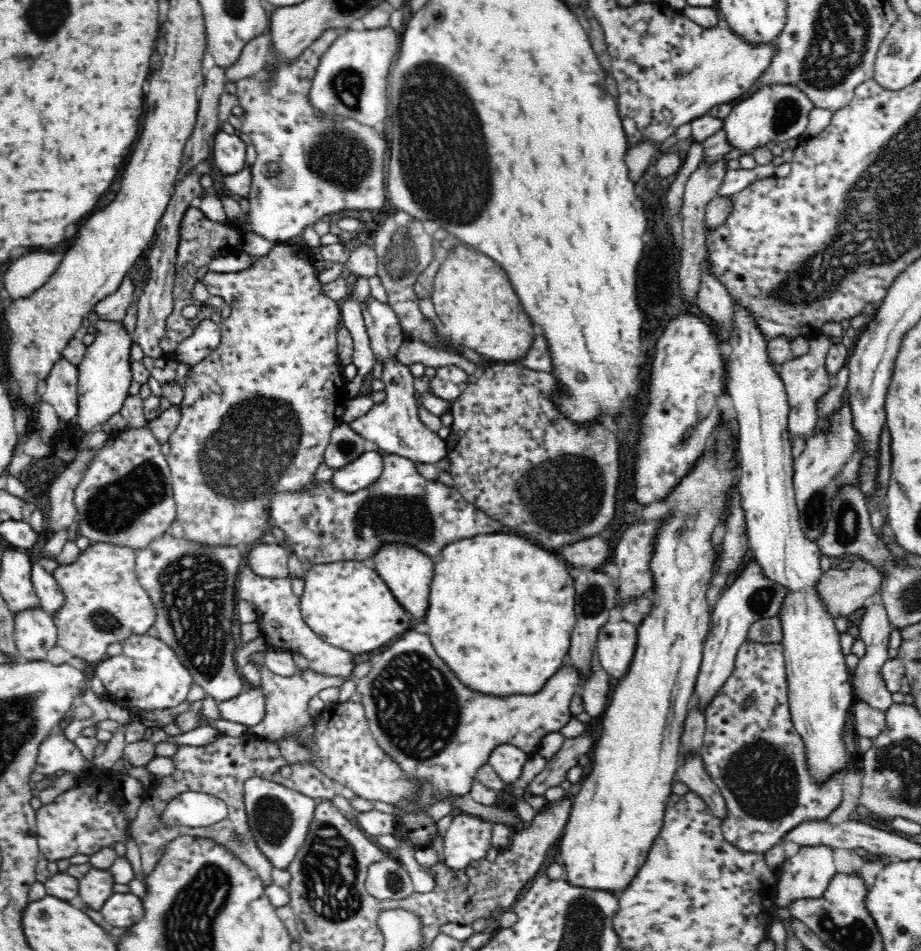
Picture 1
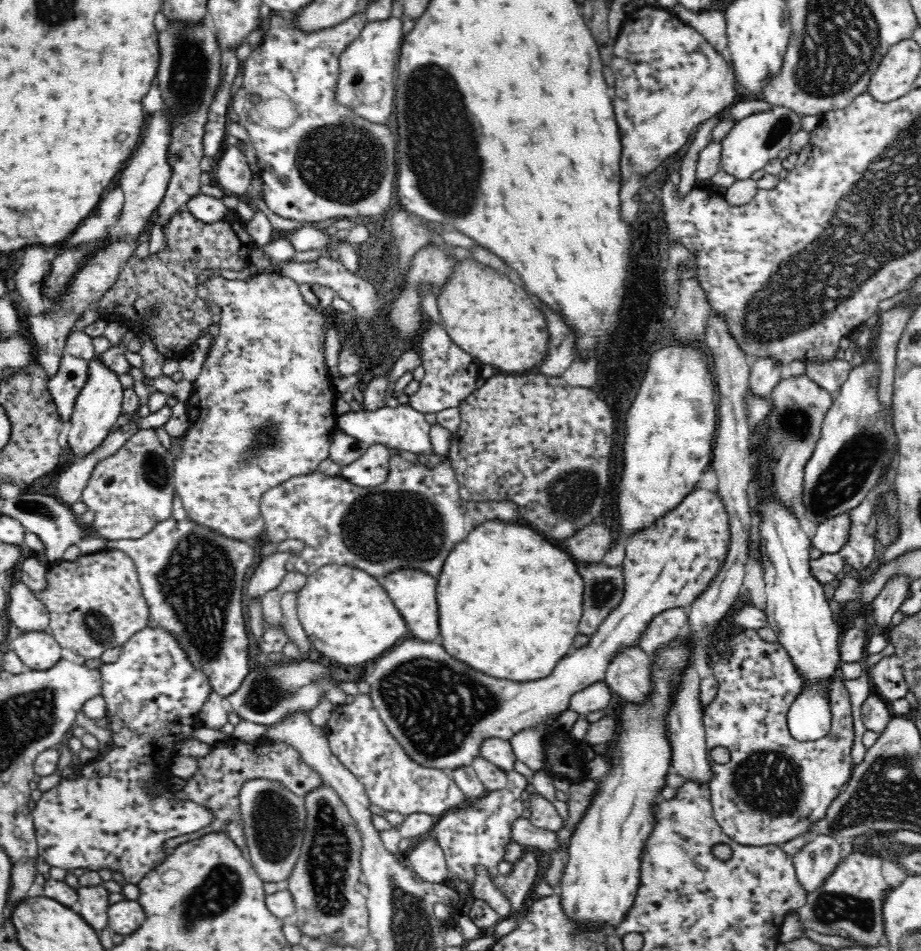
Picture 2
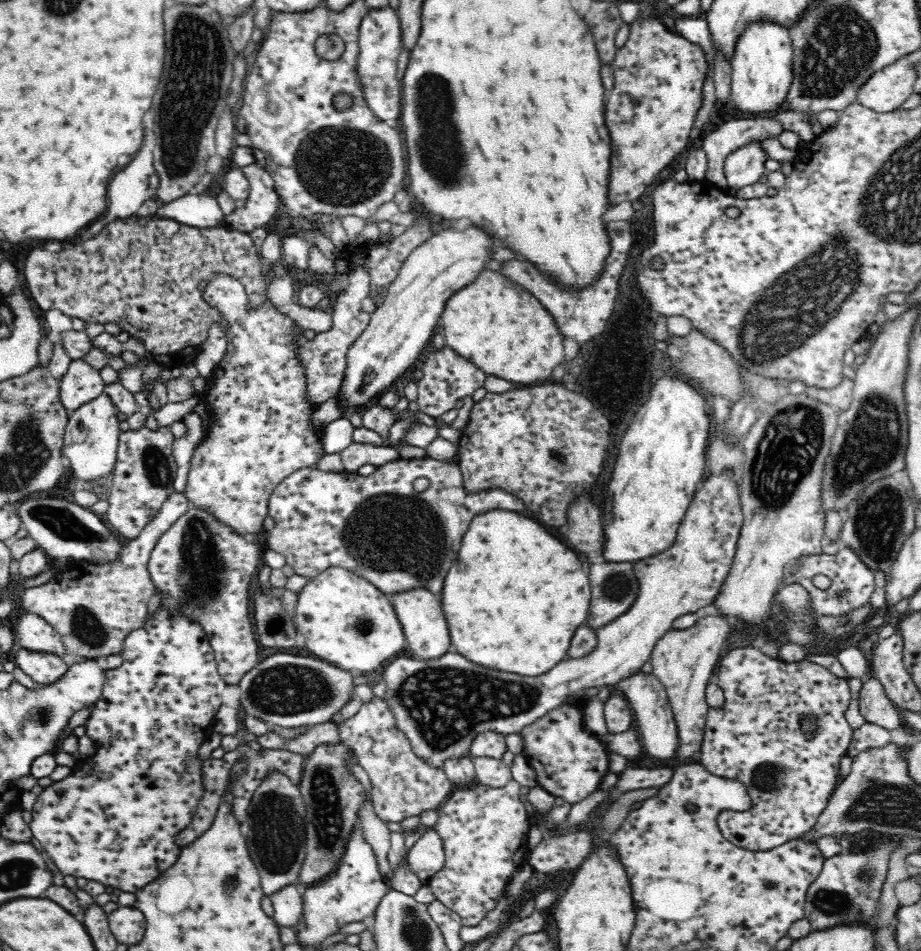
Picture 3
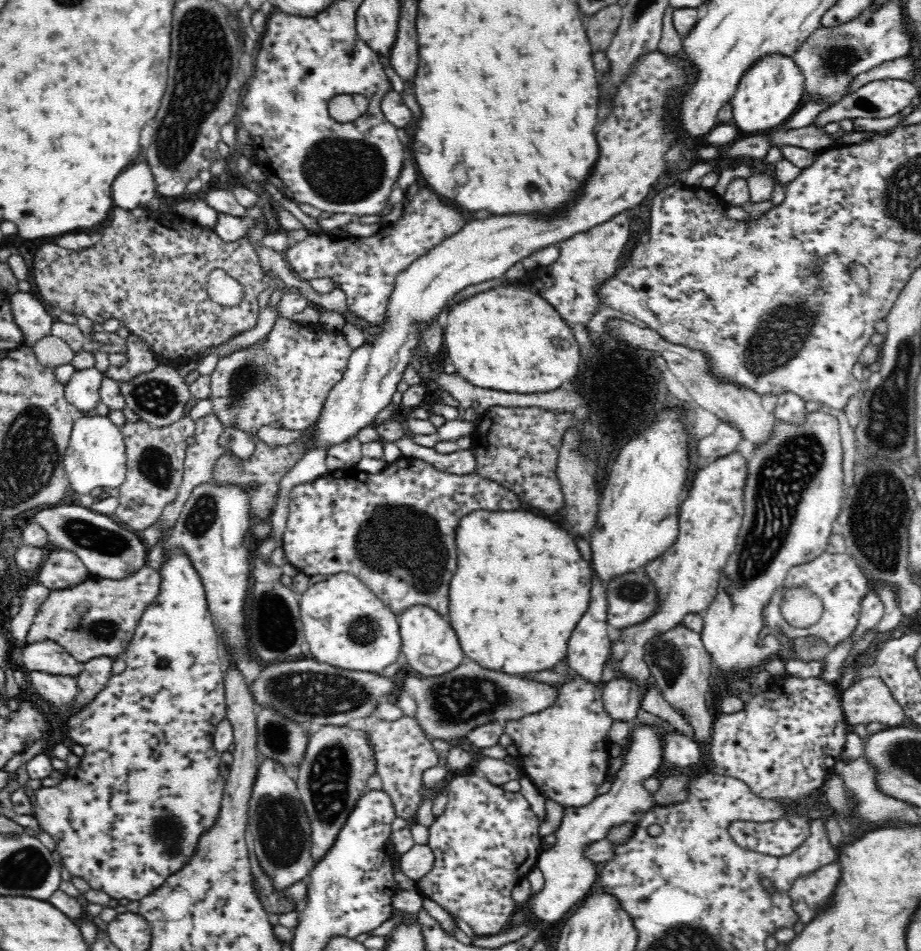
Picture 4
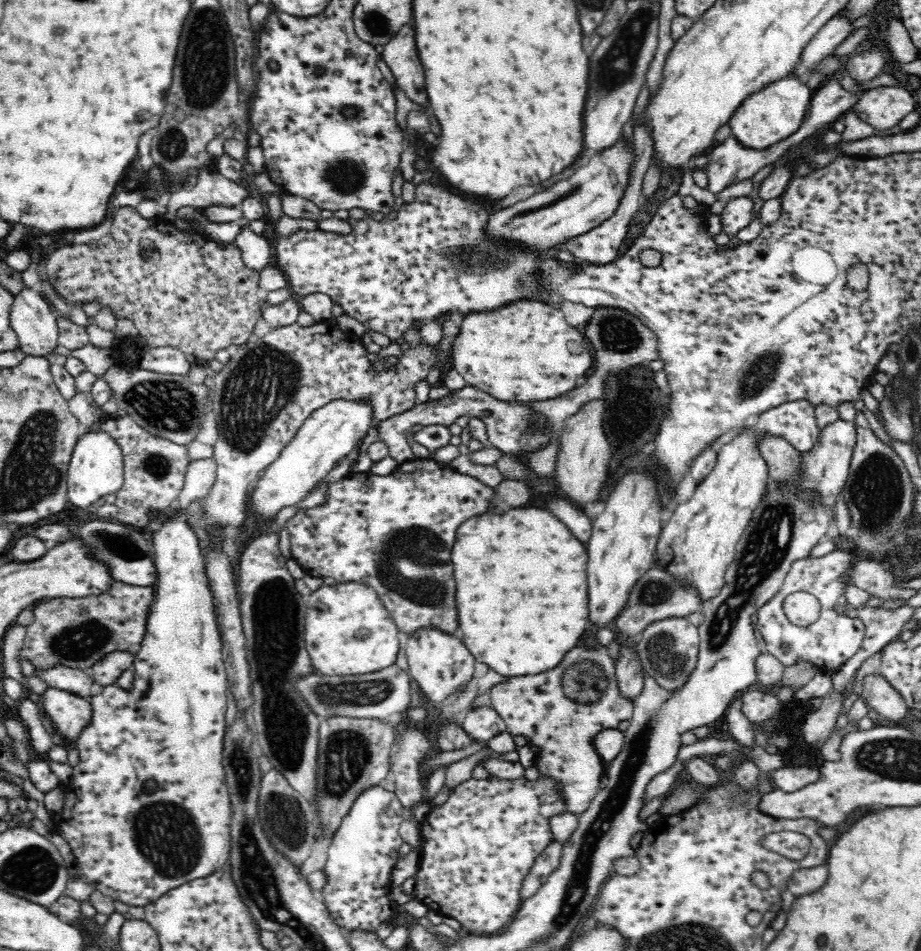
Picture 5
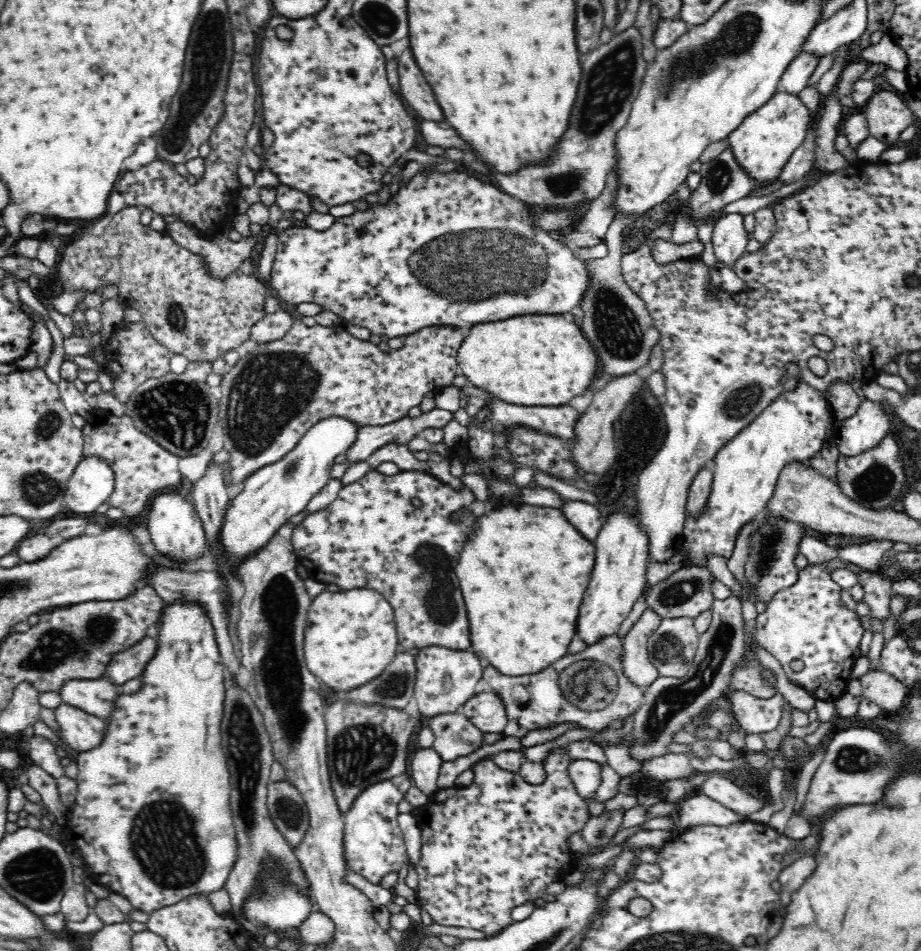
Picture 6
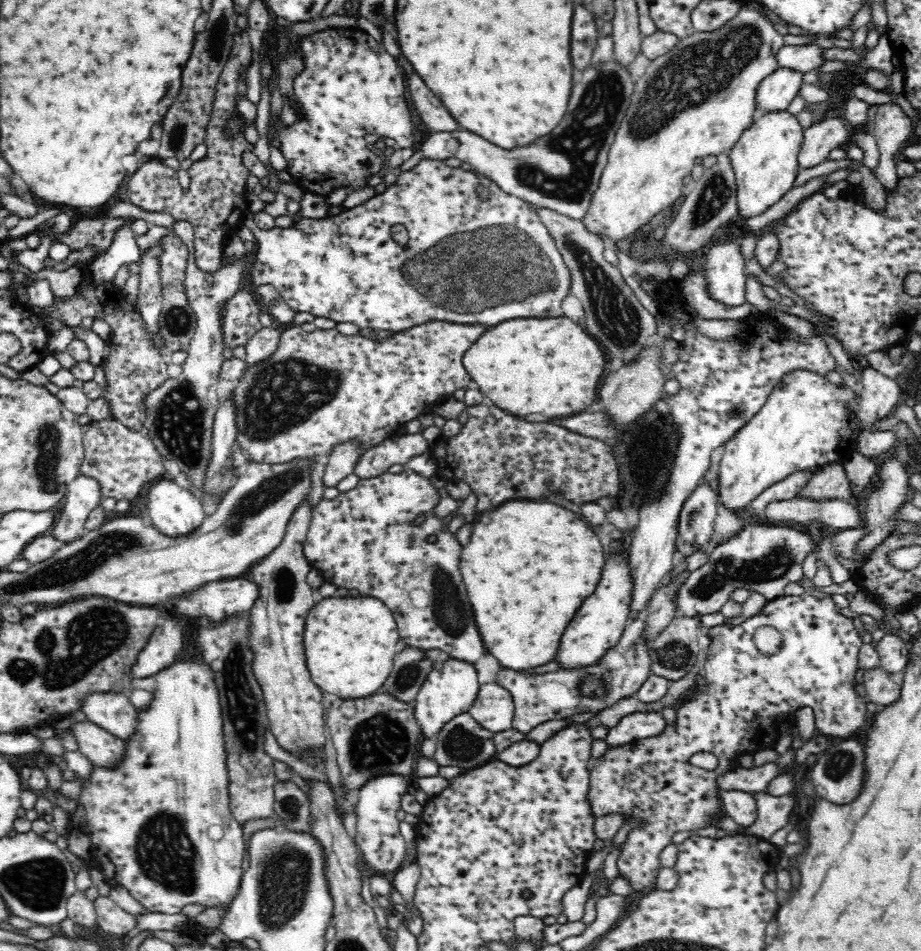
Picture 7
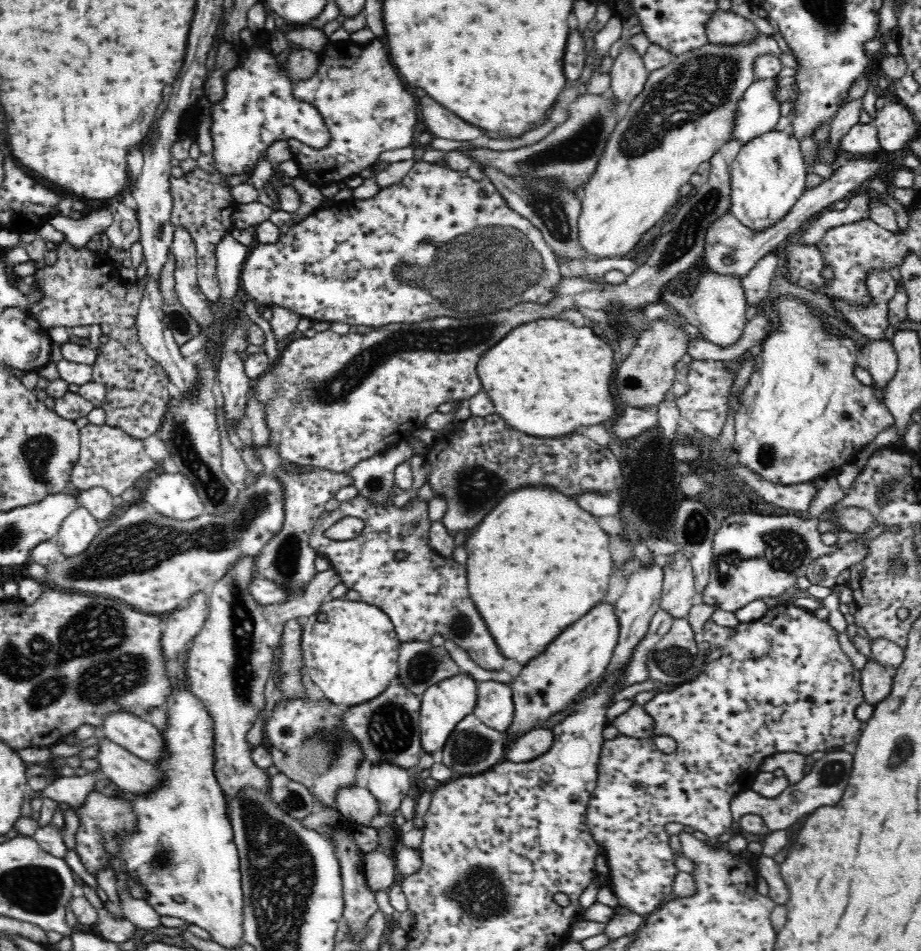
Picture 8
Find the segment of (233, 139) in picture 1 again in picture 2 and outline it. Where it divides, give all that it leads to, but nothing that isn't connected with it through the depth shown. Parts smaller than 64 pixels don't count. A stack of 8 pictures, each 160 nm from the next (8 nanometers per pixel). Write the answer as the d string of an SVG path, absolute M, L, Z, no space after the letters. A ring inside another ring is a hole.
M227 146L218 159L216 178L219 186L240 199L247 199L253 173L246 155L238 148Z

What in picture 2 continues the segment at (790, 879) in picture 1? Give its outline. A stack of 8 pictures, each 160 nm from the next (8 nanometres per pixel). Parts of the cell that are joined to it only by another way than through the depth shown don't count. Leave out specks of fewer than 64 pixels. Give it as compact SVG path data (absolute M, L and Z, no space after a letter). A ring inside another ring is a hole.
M817 836L814 841L810 841L797 855L792 856L799 883L802 884L808 893L816 890L818 886L822 886L824 878L830 876L830 872L834 872L836 864L838 864L840 858L842 858L840 852L842 852L840 843L834 838Z

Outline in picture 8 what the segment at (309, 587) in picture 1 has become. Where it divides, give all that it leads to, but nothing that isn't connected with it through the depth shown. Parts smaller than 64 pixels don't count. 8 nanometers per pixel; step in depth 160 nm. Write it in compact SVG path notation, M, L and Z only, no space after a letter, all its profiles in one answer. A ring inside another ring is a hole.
M345 598L323 602L302 628L300 653L306 674L328 701L353 707L384 692L399 676L401 640L390 617L380 608Z

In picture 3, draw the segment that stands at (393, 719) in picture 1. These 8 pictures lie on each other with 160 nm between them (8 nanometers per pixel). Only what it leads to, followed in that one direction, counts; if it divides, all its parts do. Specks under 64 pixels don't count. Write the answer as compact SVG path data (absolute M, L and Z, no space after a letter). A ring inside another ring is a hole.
M732 467L710 474L706 480L700 482L678 527L675 543L662 554L633 564L639 585L637 599L628 612L596 630L598 644L584 658L560 661L554 668L538 676L520 676L472 664L464 656L450 652L440 659L429 661L416 659L414 656L396 656L391 664L383 668L382 682L388 688L387 705L397 720L398 730L406 733L413 751L420 758L425 758L431 766L442 769L446 760L469 756L470 744L481 732L493 730L503 735L518 733L526 724L532 724L534 720L560 706L578 690L605 685L613 687L642 670L650 660L655 644L673 628L673 622L679 616L694 613L703 606L714 603L722 582L730 572L743 525L738 486L738 473L734 473Z

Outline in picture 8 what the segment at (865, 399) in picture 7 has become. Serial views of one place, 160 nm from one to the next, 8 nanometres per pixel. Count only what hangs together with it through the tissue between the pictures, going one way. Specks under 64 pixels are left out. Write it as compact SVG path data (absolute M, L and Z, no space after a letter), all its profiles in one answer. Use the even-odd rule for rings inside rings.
M876 340L870 346L862 350L864 368L872 375L873 388L877 396L882 397L882 390L897 371L897 355L892 342L888 340Z

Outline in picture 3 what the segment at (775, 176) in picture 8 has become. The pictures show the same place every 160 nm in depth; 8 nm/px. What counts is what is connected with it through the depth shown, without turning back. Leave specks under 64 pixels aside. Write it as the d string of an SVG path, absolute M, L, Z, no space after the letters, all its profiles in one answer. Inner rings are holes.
M754 23L750 25L735 44L731 60L731 96L734 106L756 117L768 117L784 110L788 91L794 82L793 46L788 29L776 23Z

